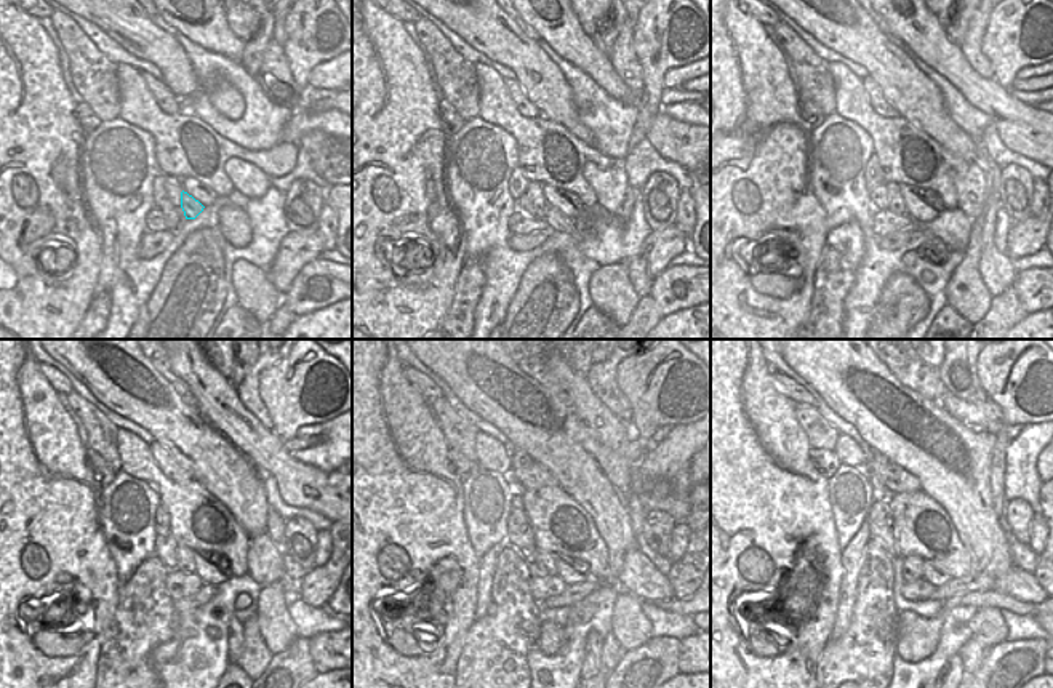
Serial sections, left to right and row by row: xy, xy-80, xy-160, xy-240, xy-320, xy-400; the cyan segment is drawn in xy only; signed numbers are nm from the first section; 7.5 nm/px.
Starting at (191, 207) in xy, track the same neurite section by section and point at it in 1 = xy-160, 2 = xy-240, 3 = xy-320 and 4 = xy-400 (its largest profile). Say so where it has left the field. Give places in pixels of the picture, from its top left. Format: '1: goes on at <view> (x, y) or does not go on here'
1: goes on at xy-160 (940, 252)
2: goes on at xy-240 (236, 636)
3: goes on at xy-320 (592, 664)
4: goes on at xy-400 (954, 664)

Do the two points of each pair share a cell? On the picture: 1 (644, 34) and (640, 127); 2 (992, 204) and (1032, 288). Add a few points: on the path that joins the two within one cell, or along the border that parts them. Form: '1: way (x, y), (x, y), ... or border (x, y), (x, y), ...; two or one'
1: way (652, 56), (650, 104); one
2: border (1016, 272), (1010, 285); two

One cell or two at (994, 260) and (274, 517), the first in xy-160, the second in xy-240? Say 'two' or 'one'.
one

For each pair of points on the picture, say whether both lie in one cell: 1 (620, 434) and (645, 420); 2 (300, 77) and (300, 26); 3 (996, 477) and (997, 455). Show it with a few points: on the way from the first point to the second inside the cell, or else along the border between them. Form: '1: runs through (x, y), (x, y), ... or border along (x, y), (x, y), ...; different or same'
1: border along (631, 423), (632, 434); different
2: runs through (300, 64), (300, 39); same
3: runs through (996, 472), (997, 460); same

